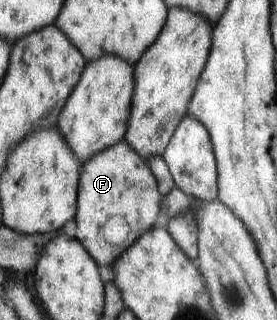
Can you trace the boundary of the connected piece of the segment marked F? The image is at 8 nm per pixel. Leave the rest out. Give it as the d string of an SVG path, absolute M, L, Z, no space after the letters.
M125 139L93 155L82 165L80 173L75 235L106 274L129 245L156 226L162 197L148 161Z

